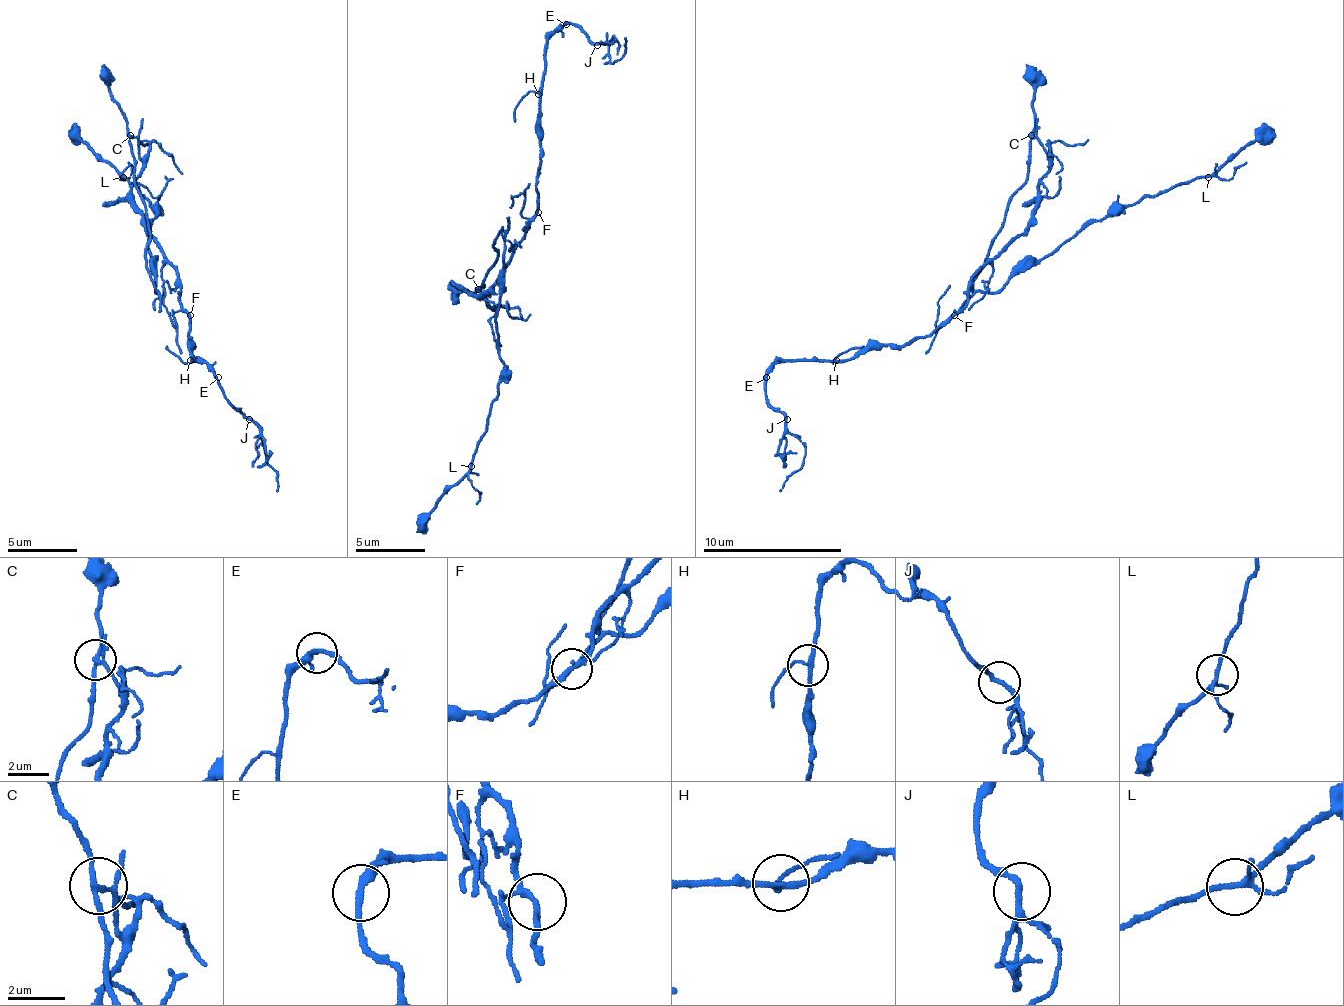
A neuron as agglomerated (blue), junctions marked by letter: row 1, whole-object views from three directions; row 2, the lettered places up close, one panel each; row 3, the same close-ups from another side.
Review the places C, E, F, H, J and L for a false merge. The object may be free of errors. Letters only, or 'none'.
C

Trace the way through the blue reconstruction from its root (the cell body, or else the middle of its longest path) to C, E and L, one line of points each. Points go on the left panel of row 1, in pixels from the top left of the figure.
C: (176, 277), (166, 263), (162, 249), (148, 232), (131, 193), (131, 183), (141, 169), (138, 141), (131, 134)
E: (176, 277), (180, 304), (190, 315), (190, 356), (200, 360), (218, 377)
L: (176, 277), (166, 263), (162, 287), (155, 291), (155, 270), (148, 252), (148, 228), (155, 211), (124, 176)

